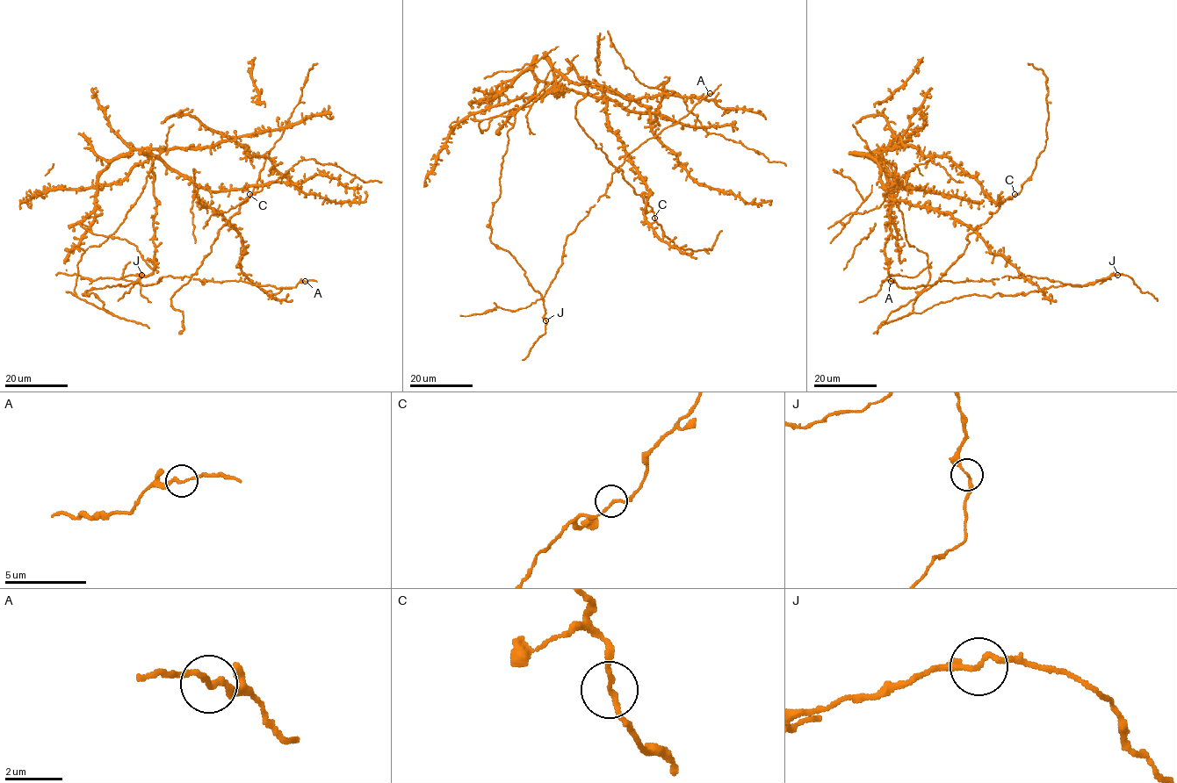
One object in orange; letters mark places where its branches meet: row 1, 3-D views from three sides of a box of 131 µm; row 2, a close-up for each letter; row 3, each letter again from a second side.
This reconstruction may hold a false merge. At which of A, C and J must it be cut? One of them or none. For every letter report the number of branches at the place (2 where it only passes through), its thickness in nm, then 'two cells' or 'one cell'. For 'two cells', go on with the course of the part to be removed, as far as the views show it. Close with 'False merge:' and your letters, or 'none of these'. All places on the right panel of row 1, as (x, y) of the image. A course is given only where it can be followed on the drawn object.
A: 2 branches meet; 160 nm thick; one cell
C: 2 branches meet; 160 nm thick; one cell
J: 2 branches meet; 160 nm thick; one cell
False merge: none of these

